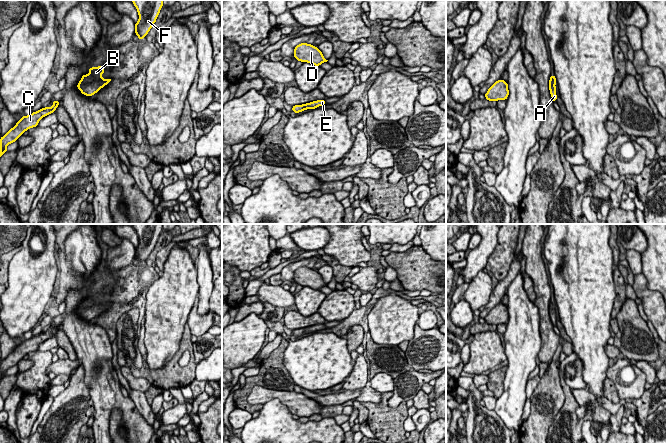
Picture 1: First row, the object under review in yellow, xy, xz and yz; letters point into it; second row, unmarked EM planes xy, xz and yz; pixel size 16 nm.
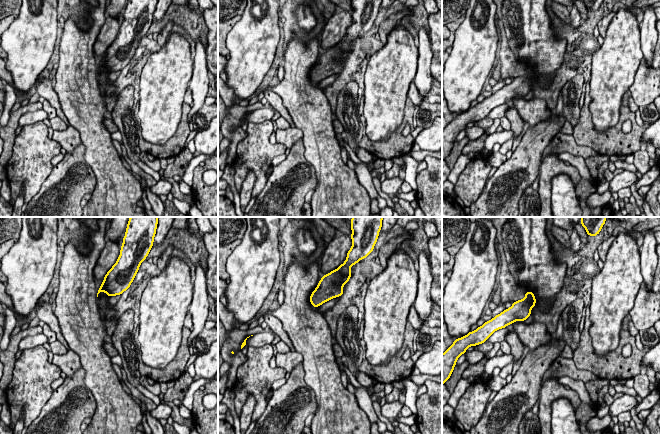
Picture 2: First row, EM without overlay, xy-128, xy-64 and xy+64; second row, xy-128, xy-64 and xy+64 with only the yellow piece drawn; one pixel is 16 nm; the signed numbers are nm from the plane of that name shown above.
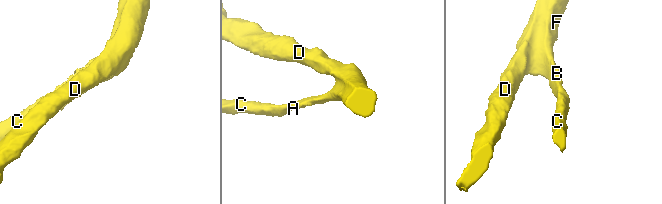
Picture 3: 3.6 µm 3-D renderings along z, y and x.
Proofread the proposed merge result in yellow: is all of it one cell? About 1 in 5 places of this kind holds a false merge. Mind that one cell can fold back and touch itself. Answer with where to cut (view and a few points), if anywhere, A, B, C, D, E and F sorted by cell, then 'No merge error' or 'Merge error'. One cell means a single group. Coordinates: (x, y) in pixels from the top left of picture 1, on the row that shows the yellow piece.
No split. Groups: A B C D E F. No merge error

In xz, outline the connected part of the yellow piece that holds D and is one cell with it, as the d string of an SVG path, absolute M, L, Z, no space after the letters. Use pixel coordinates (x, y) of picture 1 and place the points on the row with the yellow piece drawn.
M301 43L295 47L294 57L298 61L303 63L308 62L315 66L320 66L323 62L328 61L323 57L323 54L319 48L307 43Z

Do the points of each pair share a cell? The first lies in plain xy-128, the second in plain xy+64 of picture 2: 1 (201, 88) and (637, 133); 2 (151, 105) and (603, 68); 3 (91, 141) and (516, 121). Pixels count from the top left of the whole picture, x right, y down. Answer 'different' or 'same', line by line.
1: different
2: same
3: different

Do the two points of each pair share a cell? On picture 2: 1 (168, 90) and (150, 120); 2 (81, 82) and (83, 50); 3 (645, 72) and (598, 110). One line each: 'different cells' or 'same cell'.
1: same cell
2: same cell
3: different cells

